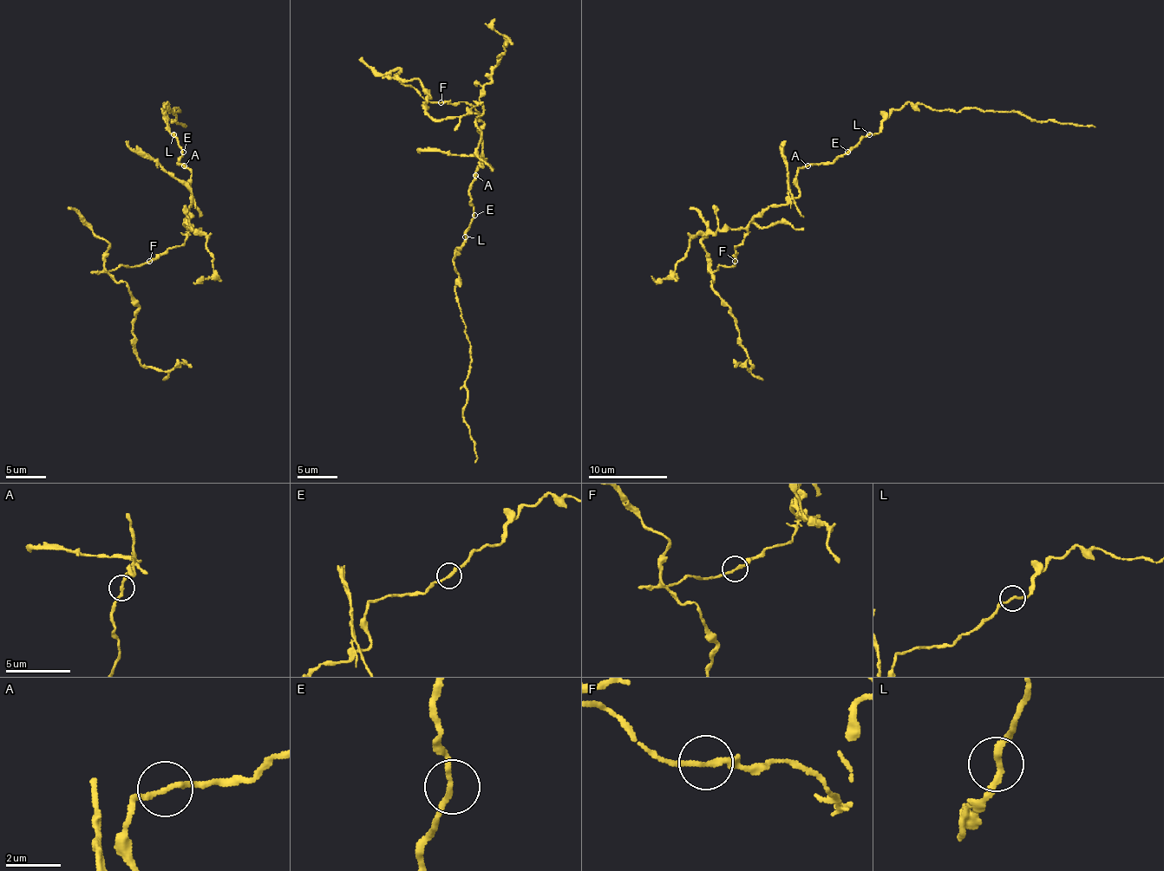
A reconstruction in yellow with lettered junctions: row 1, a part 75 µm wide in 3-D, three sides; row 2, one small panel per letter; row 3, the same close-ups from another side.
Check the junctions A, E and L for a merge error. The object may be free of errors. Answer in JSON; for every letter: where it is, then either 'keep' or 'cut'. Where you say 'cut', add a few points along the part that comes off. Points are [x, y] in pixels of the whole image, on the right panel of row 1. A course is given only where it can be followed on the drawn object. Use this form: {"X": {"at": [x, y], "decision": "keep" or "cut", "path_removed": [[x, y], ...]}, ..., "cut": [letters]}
{"A": {"at": [807, 165], "decision": "cut", "path_removed": [[807, 165], [796, 172], [800, 193], [766, 207], [735, 247], [735, 264], [713, 273], [752, 366], [735, 367]]}, "E": {"at": [847, 152], "decision": "keep"}, "L": {"at": [869, 134], "decision": "keep"}, "cut": ["A"]}

